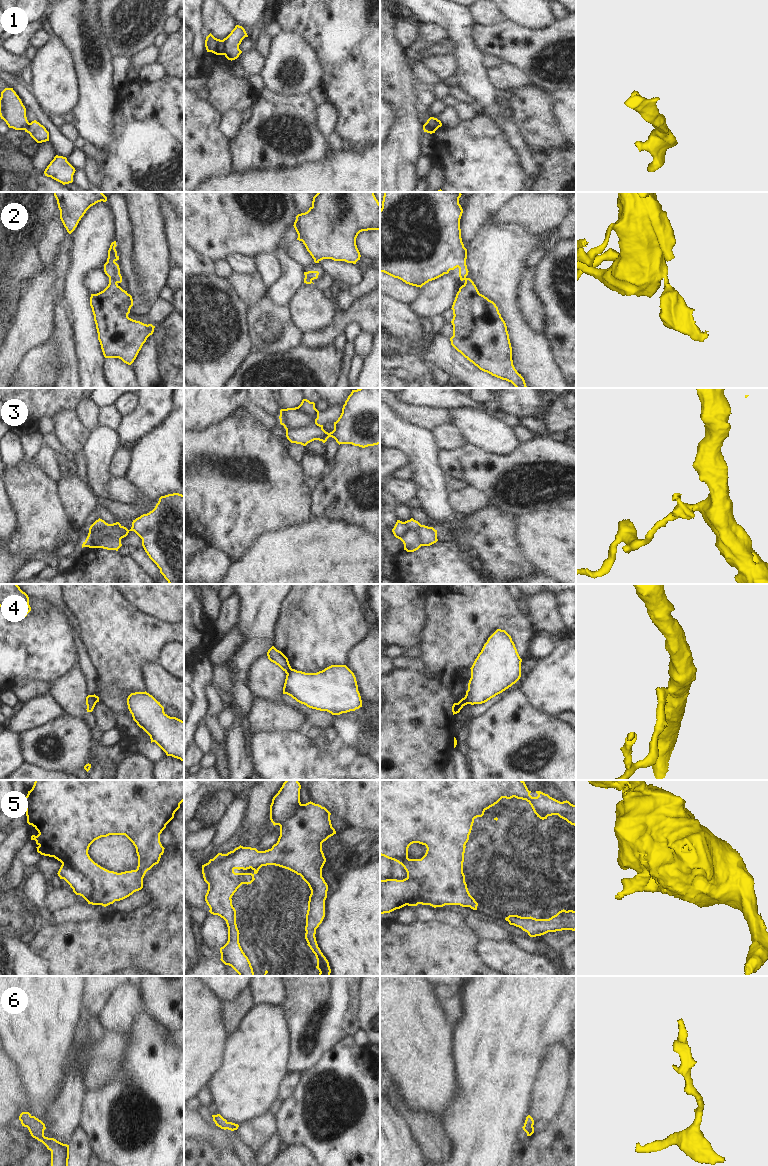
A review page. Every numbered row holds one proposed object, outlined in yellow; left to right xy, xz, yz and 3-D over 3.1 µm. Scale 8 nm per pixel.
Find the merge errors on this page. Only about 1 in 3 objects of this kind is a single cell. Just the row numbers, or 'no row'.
1, 2, 3, 4, 5

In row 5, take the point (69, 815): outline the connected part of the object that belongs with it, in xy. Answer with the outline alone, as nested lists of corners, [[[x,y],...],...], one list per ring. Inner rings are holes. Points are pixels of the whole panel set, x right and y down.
[[[35,780],[32,789],[24,798],[24,805],[27,823],[39,833],[37,836],[31,836],[31,840],[35,840],[38,845],[37,852],[54,857],[86,876],[92,884],[91,904],[106,907],[143,888],[146,872],[159,863],[164,853],[160,834],[174,818],[183,801],[184,780]],[[109,835],[125,835],[133,843],[138,856],[136,870],[121,873],[109,871],[90,858],[90,845],[95,840]]]

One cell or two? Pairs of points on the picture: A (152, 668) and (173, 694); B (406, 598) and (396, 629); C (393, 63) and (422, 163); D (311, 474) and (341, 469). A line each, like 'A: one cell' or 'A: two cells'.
A: one cell
B: one cell
C: two cells
D: two cells

